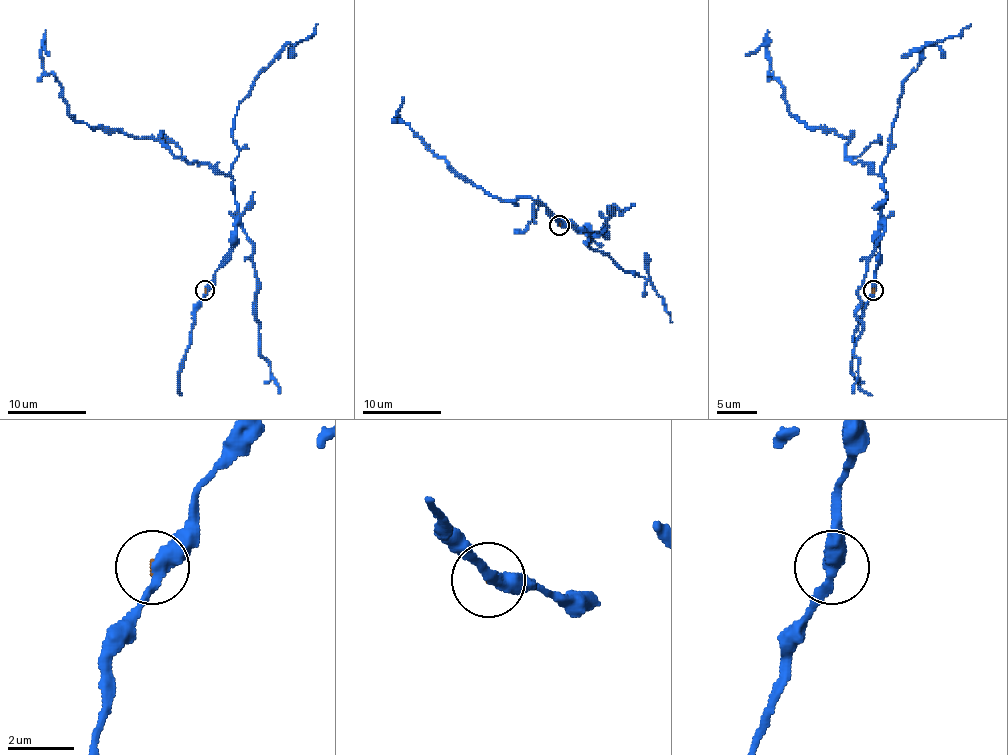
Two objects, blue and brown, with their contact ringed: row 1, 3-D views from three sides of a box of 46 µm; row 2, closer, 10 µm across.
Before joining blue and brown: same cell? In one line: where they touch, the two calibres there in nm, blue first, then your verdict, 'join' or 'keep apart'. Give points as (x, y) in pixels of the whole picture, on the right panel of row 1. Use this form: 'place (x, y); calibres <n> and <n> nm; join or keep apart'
place (873, 290); calibres 400 and 70 nm; keep apart

